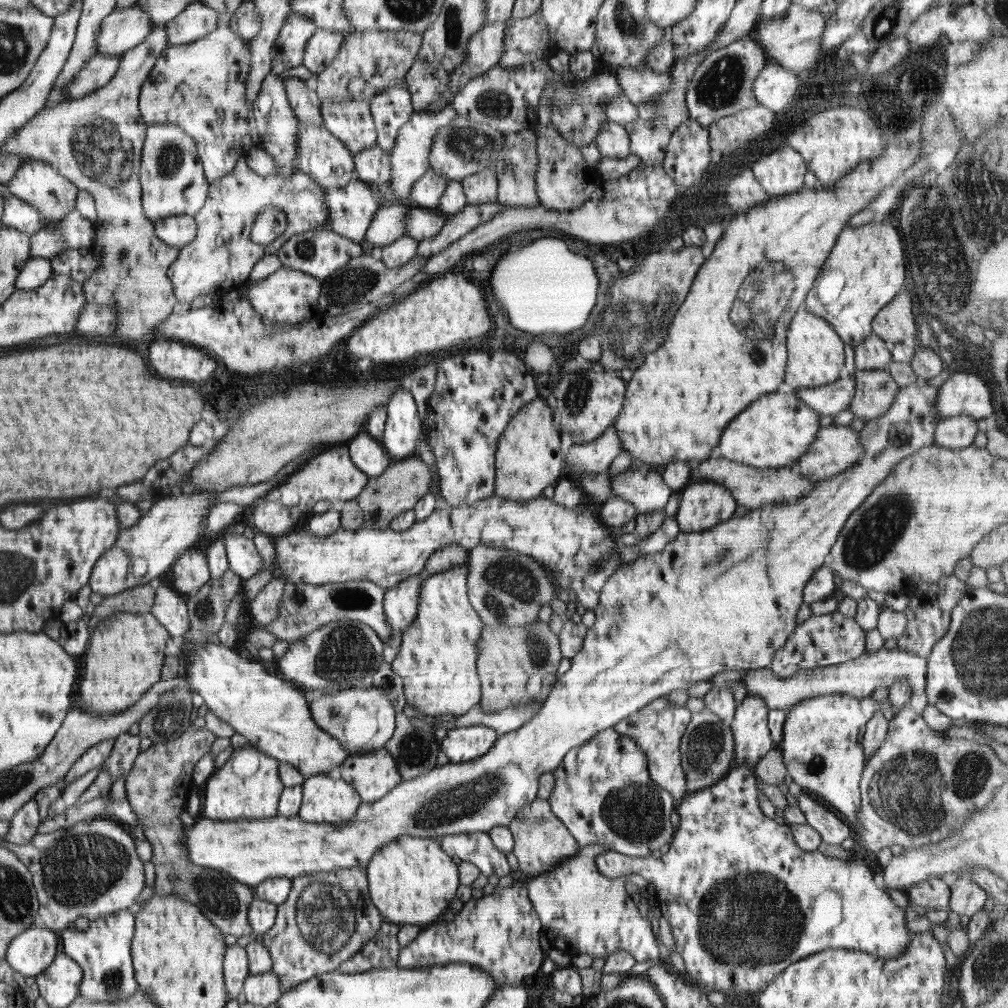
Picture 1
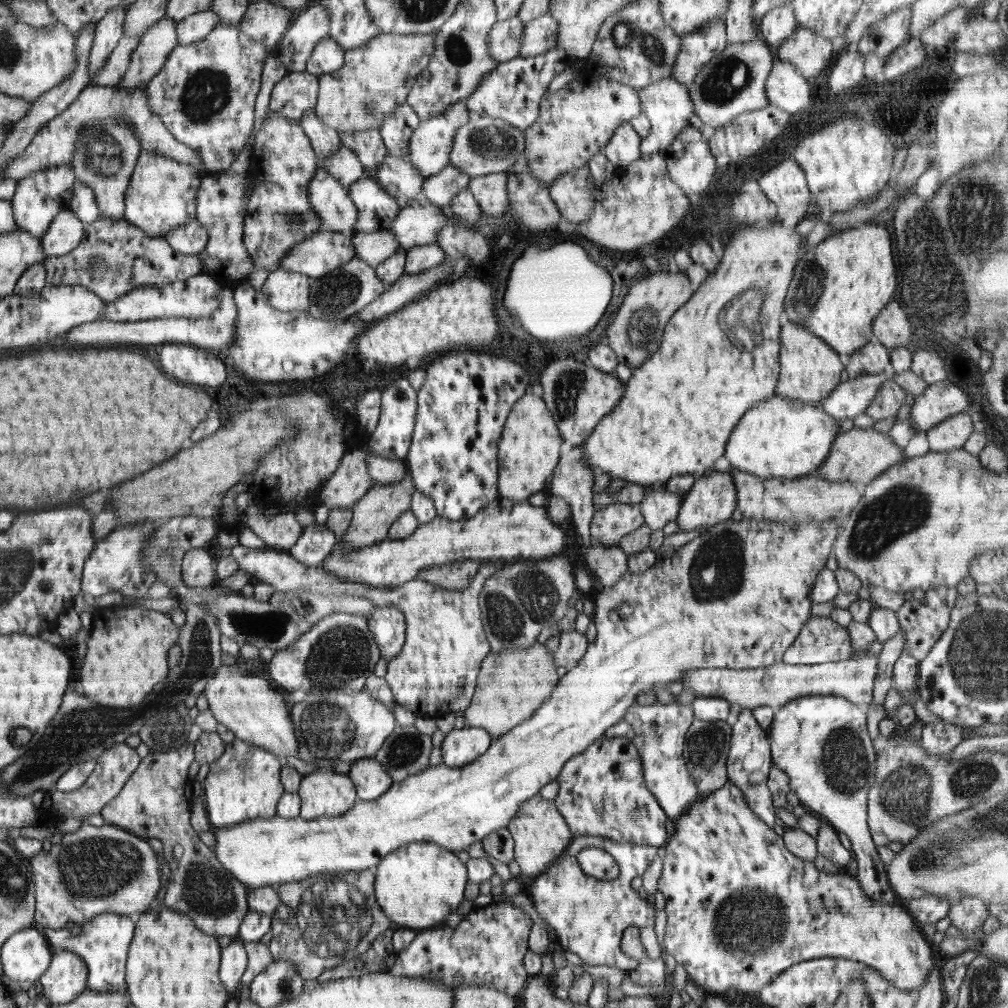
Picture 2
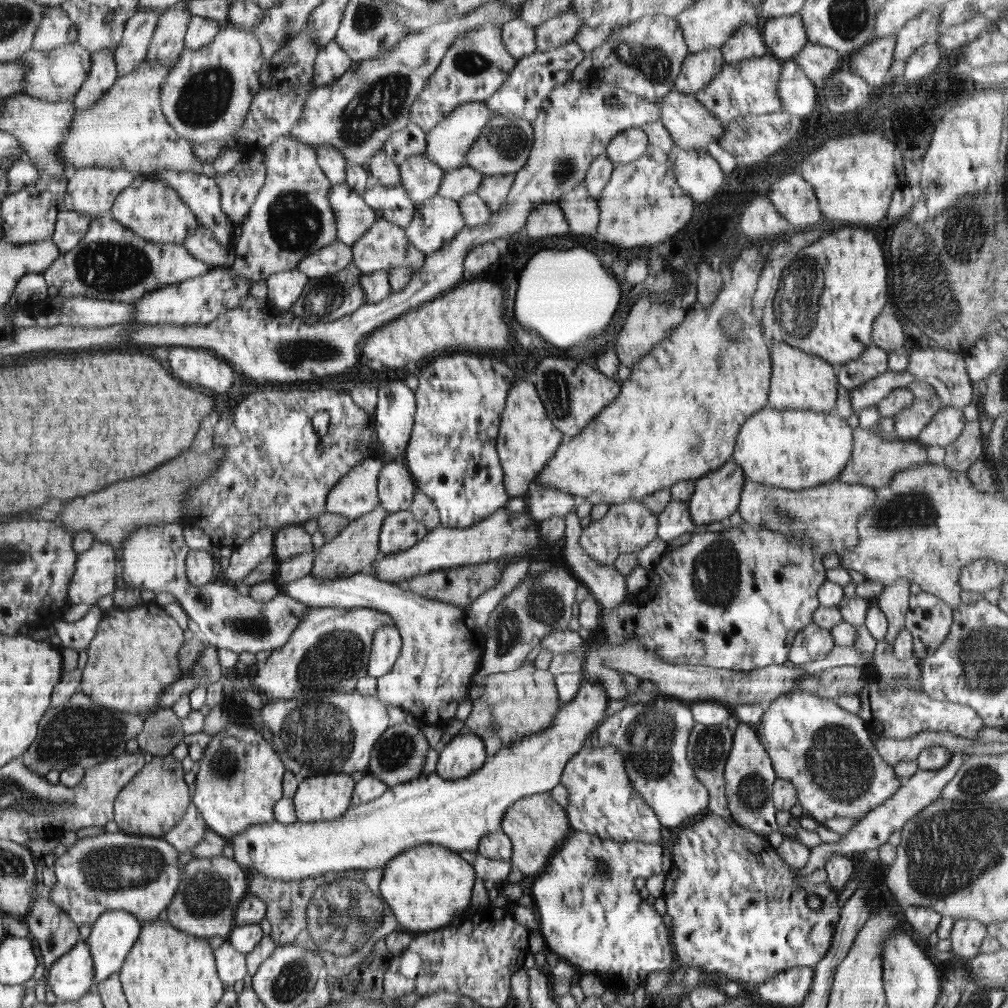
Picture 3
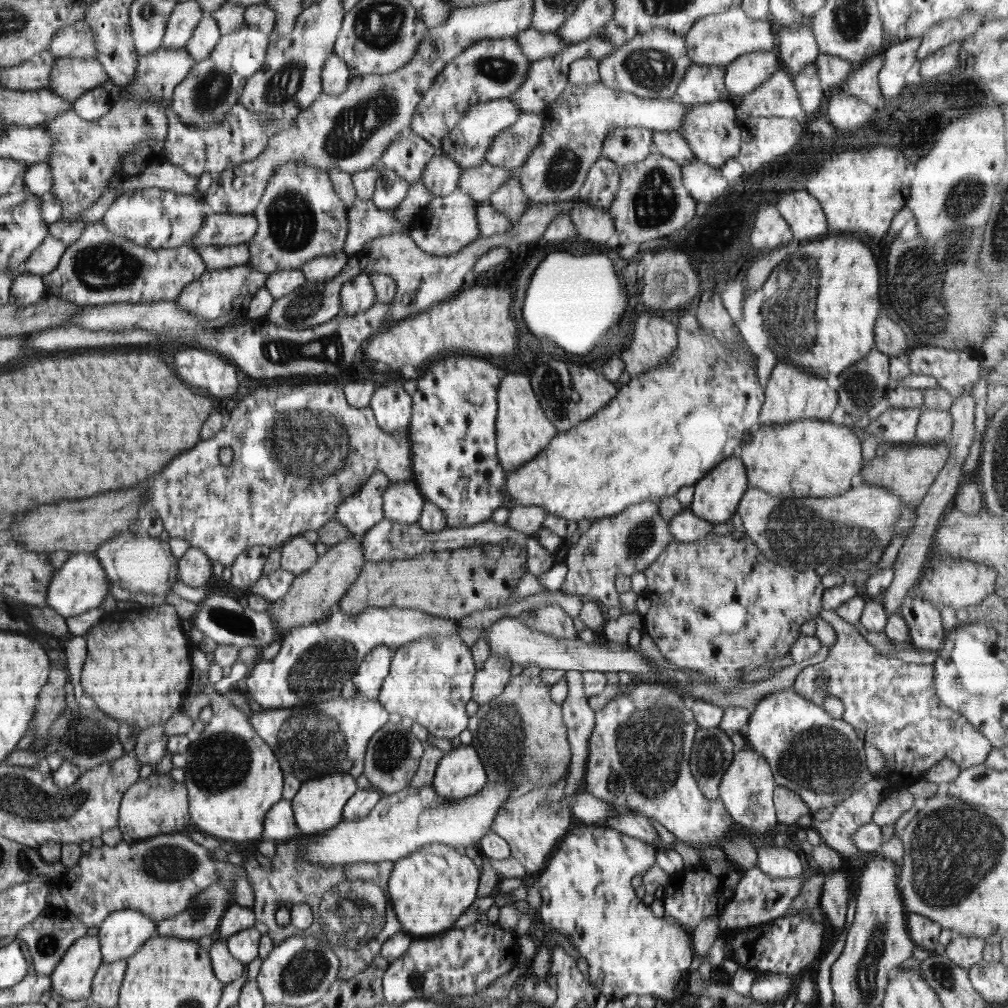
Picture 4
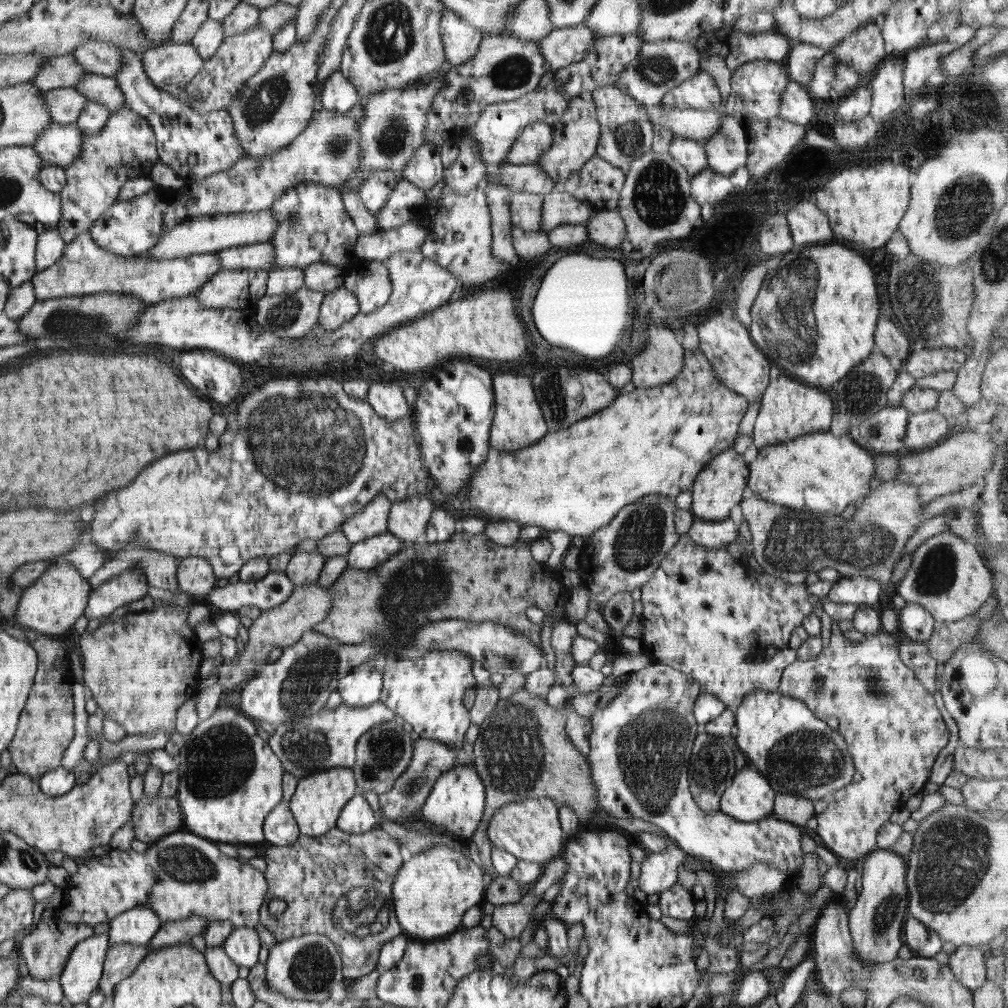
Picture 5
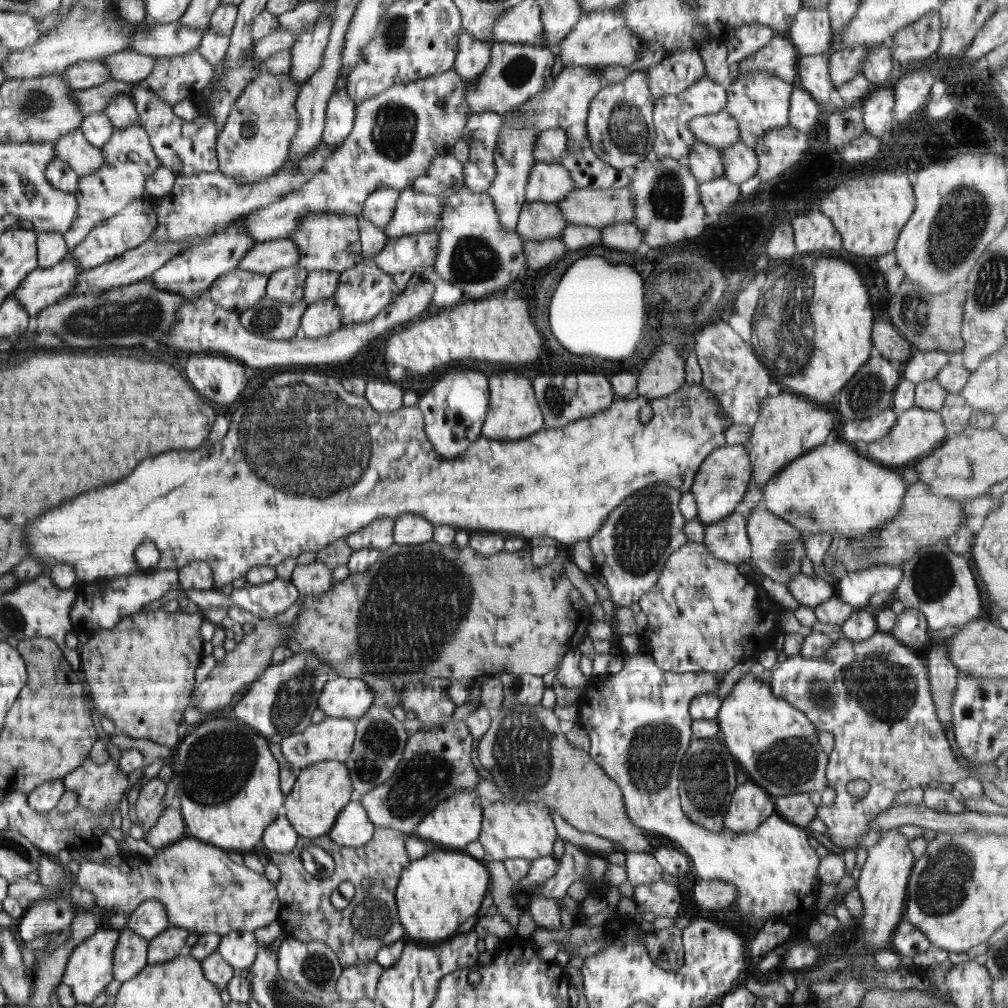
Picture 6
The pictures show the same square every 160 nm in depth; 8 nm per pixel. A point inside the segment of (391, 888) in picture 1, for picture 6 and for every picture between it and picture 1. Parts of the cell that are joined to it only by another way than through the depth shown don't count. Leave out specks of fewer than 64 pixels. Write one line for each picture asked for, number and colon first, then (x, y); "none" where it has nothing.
2: (419, 885)
3: (428, 887)
4: (429, 890)
5: (432, 892)
6: (436, 894)

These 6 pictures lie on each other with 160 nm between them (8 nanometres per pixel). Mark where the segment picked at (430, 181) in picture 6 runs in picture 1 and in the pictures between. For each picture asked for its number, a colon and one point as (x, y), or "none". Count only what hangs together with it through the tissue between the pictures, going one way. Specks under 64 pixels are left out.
1: (392, 109)
2: (396, 130)
3: (411, 140)
4: (408, 155)
5: (424, 169)

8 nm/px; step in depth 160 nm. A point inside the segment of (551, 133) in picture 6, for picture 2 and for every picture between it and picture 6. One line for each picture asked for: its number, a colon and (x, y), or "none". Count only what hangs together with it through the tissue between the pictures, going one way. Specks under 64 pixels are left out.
2: (484, 145)
3: (503, 147)
4: (510, 149)
5: (536, 139)

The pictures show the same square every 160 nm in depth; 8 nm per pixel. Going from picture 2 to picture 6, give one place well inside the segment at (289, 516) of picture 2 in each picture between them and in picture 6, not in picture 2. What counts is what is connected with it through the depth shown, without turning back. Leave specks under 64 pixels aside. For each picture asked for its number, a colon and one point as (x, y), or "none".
3: (292, 540)
4: (297, 555)
5: (304, 568)
6: (313, 579)

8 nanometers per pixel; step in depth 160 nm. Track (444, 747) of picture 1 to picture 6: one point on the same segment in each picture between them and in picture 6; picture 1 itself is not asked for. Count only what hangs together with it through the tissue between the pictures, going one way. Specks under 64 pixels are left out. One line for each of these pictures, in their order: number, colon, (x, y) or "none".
2: (460, 747)
3: (465, 754)
4: (460, 773)
5: (457, 802)
6: (455, 822)

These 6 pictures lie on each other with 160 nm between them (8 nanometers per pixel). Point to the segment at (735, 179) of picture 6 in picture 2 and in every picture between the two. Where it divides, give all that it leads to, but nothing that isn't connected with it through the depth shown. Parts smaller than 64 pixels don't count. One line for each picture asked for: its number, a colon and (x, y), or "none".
2: (667, 103)
3: (691, 125)
4: (714, 137)
5: (726, 151)

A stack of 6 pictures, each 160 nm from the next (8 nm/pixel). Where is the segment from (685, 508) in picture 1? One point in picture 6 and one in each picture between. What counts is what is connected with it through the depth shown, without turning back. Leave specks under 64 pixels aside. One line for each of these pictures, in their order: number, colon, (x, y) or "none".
2: (712, 499)
3: (717, 495)
4: (718, 493)
5: (721, 486)
6: (719, 485)

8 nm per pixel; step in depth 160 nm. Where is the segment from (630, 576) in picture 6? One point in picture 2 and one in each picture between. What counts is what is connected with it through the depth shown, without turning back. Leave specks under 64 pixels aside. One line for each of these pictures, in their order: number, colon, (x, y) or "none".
2: (611, 524)
3: (627, 527)
4: (629, 542)
5: (623, 555)

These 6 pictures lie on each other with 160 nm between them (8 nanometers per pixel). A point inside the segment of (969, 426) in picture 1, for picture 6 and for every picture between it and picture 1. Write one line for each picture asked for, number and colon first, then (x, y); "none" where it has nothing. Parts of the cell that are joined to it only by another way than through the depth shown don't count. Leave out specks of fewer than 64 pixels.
2: (953, 433)
3: (948, 423)
4: (935, 426)
5: (926, 429)
6: (917, 433)

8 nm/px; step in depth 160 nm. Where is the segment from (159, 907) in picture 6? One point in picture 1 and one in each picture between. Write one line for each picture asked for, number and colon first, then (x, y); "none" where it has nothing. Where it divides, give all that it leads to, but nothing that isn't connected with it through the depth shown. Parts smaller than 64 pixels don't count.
1: (104, 950)
2: (104, 942)
3: (115, 933)
4: (122, 934)
5: (138, 926)

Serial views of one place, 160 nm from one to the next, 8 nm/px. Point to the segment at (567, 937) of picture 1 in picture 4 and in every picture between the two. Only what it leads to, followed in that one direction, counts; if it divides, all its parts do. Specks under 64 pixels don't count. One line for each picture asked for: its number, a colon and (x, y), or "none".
2: (589, 916)
3: (600, 923)
4: (586, 890)

